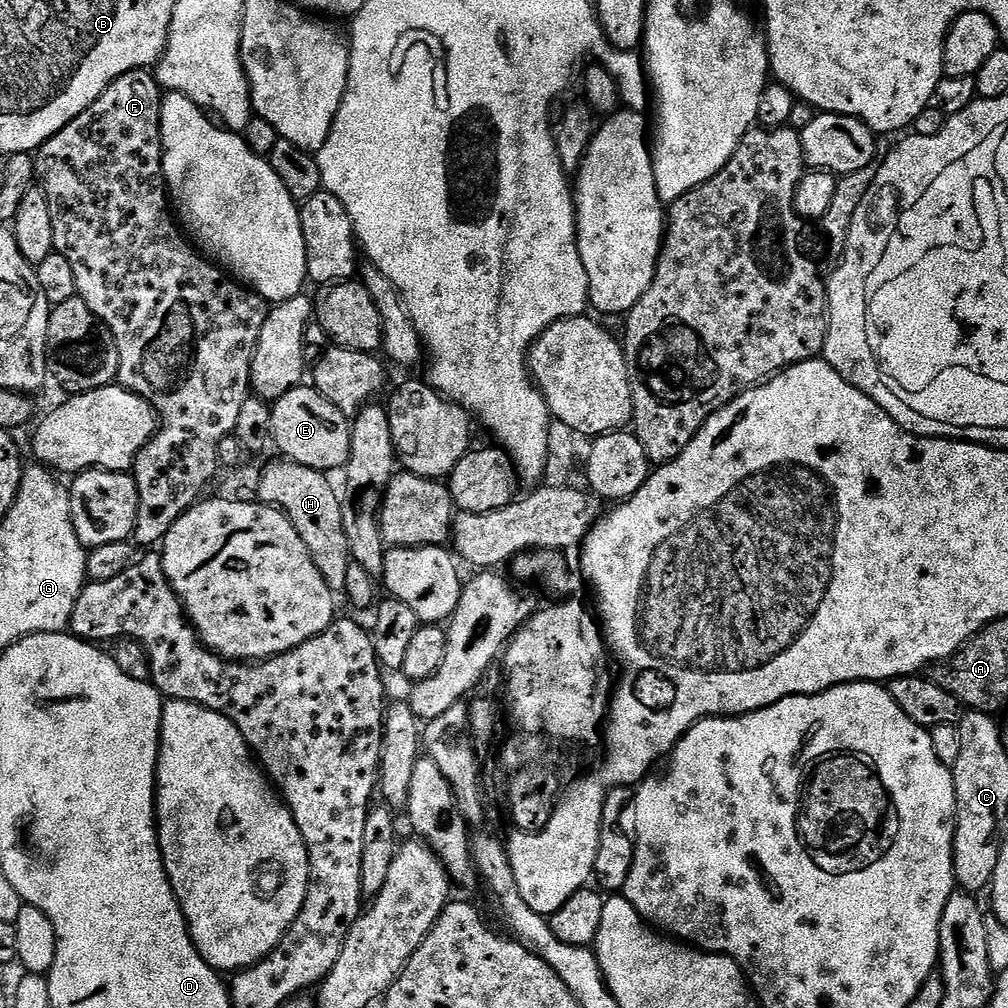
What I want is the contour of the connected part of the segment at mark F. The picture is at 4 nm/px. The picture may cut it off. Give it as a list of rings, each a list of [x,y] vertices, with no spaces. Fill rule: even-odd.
[[[151,71],[127,72],[124,76],[119,76],[81,116],[75,116],[57,136],[49,138],[35,157],[36,174],[42,181],[44,193],[50,202],[50,214],[54,218],[56,251],[62,254],[62,258],[66,258],[66,262],[70,262],[70,267],[74,270],[77,296],[86,302],[86,306],[90,306],[92,313],[111,330],[116,339],[116,345],[120,351],[119,387],[126,388],[129,392],[141,396],[146,402],[150,402],[150,406],[158,417],[160,429],[153,440],[138,454],[130,473],[136,480],[140,499],[138,522],[134,533],[135,543],[140,546],[148,543],[159,545],[163,542],[168,537],[168,531],[172,529],[174,522],[178,522],[180,515],[188,511],[207,493],[204,491],[207,490],[208,483],[215,478],[216,472],[218,473],[220,468],[218,446],[222,442],[222,438],[235,433],[238,426],[238,414],[242,411],[242,402],[246,402],[249,398],[252,359],[256,353],[258,338],[262,334],[262,326],[270,311],[268,301],[263,300],[258,293],[249,290],[245,285],[233,280],[229,273],[217,267],[211,259],[201,255],[182,231],[181,225],[170,207],[170,193],[164,182],[164,147],[160,137],[161,99],[162,89]]]

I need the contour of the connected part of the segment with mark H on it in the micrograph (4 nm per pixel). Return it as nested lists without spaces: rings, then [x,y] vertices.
[[[276,458],[273,464],[264,468],[260,481],[254,484],[255,499],[267,508],[276,508],[298,530],[298,538],[306,542],[306,550],[318,566],[318,574],[330,586],[334,594],[343,594],[346,590],[346,570],[354,563],[350,546],[346,542],[346,526],[342,526],[344,501],[341,493],[331,484],[329,477],[322,472],[315,472],[296,464],[292,460]]]

